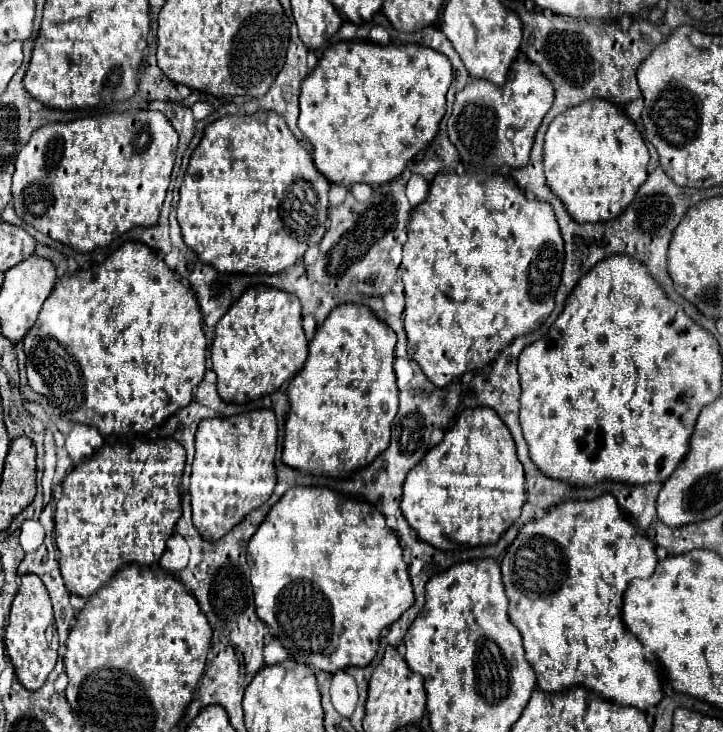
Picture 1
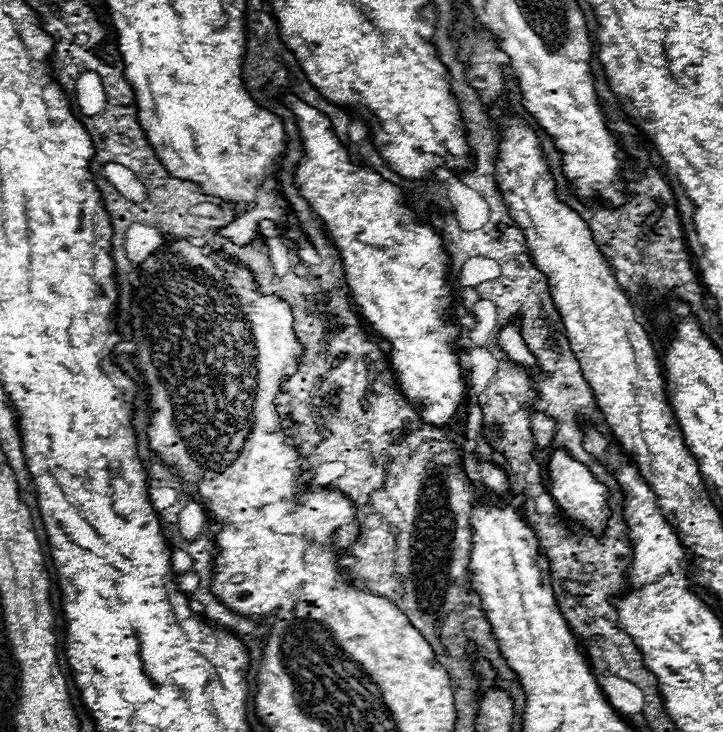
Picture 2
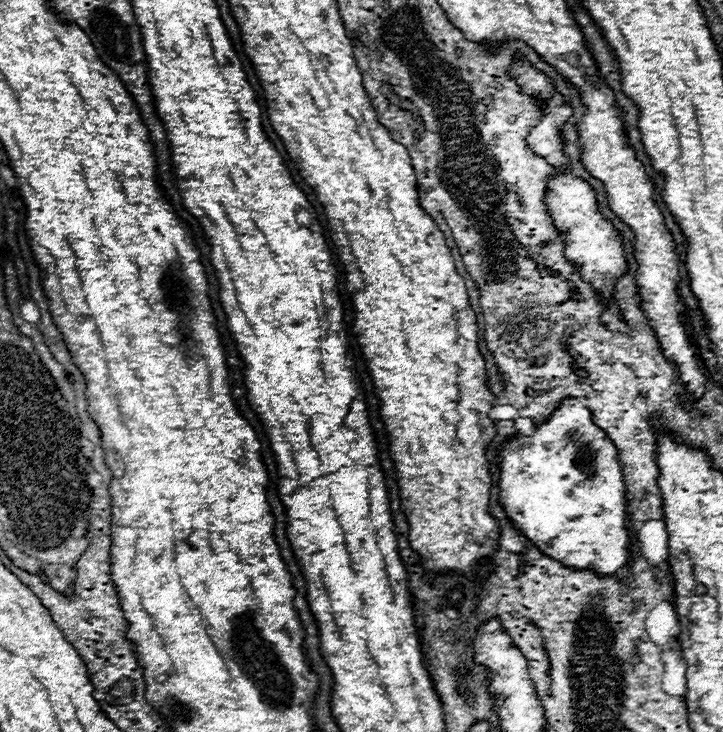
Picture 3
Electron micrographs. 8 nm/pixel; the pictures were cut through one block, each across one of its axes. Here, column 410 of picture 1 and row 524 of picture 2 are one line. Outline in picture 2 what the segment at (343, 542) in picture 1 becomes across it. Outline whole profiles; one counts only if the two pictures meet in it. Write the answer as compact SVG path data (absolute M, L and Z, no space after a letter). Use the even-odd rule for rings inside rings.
M558 450L554 458L550 460L550 486L552 486L550 490L552 498L556 500L556 504L562 508L562 512L568 518L580 520L584 526L592 530L594 536L600 536L604 532L606 520L610 518L610 508L606 508L608 488L600 484L584 464L574 462L572 458L568 458L564 450Z

